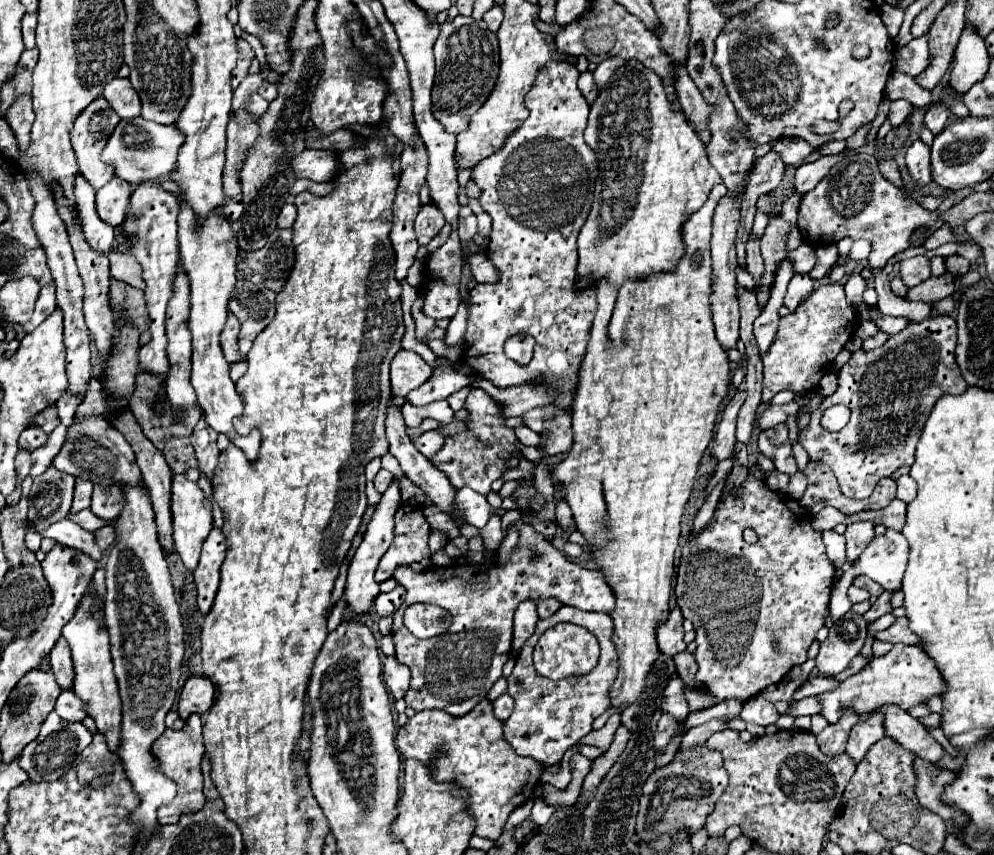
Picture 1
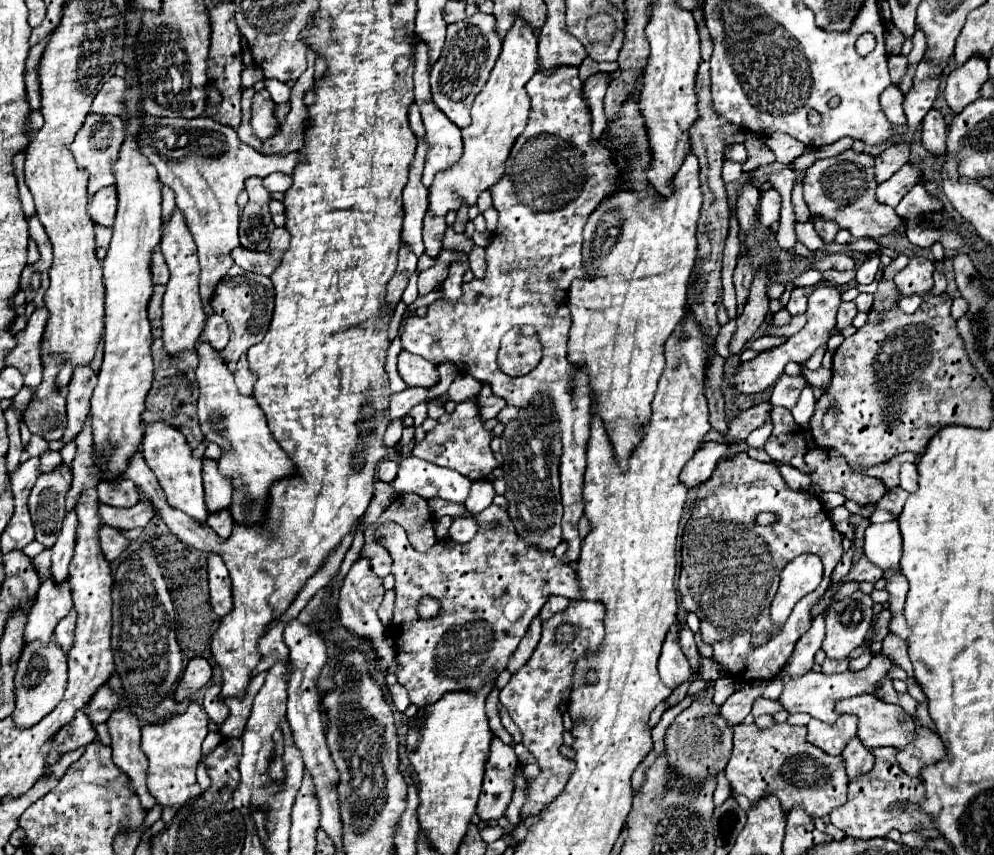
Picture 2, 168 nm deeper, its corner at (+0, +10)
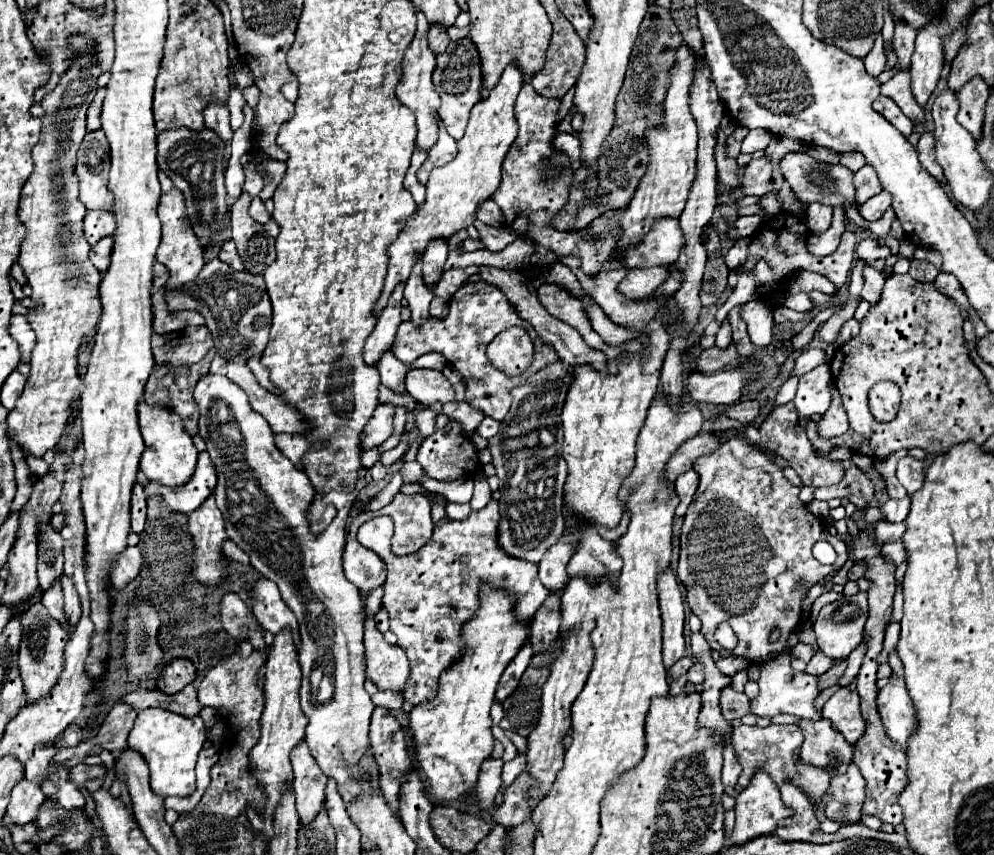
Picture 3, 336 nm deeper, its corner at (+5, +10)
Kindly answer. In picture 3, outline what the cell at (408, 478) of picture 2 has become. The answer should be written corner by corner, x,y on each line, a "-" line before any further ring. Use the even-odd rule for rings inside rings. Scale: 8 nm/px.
405,462
401,468
405,482
417,482
423,476
423,468
417,462

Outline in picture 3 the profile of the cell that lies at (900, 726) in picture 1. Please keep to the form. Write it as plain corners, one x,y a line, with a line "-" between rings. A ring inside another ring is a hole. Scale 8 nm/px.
839,688
823,706
821,716
831,720
831,724
835,726
835,730
839,730
847,742
851,746
855,746
855,742
861,738
861,734
865,732
865,720
861,716
859,710
859,694
857,690
849,690
849,688

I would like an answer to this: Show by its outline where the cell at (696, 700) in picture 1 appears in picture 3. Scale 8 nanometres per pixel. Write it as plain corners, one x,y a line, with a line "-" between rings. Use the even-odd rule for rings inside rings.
731,686
723,688
721,692
721,714
727,718
727,722
733,722
749,712
749,698
743,692
735,692

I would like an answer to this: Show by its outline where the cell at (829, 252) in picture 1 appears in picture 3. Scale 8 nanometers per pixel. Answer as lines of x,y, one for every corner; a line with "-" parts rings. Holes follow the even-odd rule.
819,202
809,204
809,216
807,216
807,226
811,234
823,234
831,226
831,206
823,206

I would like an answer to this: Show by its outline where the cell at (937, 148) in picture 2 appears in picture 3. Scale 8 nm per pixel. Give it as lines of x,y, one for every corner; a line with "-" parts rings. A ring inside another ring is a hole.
925,132
917,144
917,152
919,152
919,162
923,164
923,168
937,178
941,184
947,184
943,178
943,170
939,166
939,162
935,160
935,138
931,132

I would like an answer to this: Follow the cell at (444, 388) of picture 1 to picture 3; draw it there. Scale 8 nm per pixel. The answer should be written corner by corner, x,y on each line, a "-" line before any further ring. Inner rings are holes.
391,404
377,406
375,414
371,416
371,422
367,422
359,438
359,442
363,442
363,452
383,444
393,434
393,414
395,414
395,406

